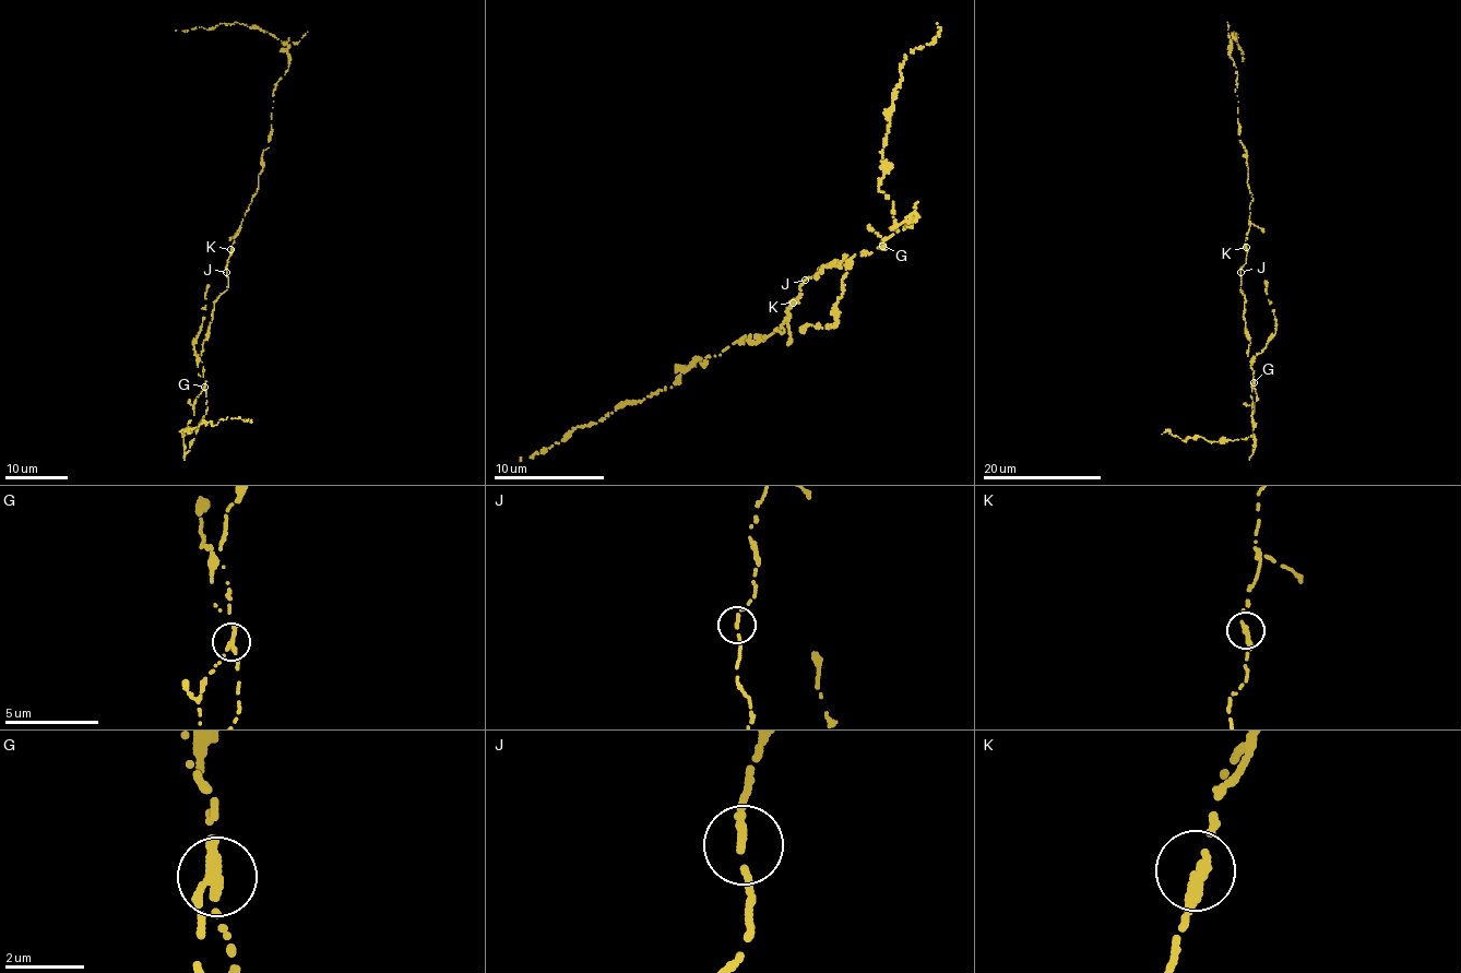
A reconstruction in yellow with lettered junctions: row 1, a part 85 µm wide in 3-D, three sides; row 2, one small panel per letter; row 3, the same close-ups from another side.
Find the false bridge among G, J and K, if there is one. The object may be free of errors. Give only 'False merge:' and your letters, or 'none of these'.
False merge: G

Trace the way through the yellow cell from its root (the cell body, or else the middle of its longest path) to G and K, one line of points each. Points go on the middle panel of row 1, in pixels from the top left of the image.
G: (805, 280), (828, 264), (839, 262), (839, 268), (847, 256), (848, 262), (883, 247)
K: (805, 280), (799, 286), (802, 294), (793, 303)

